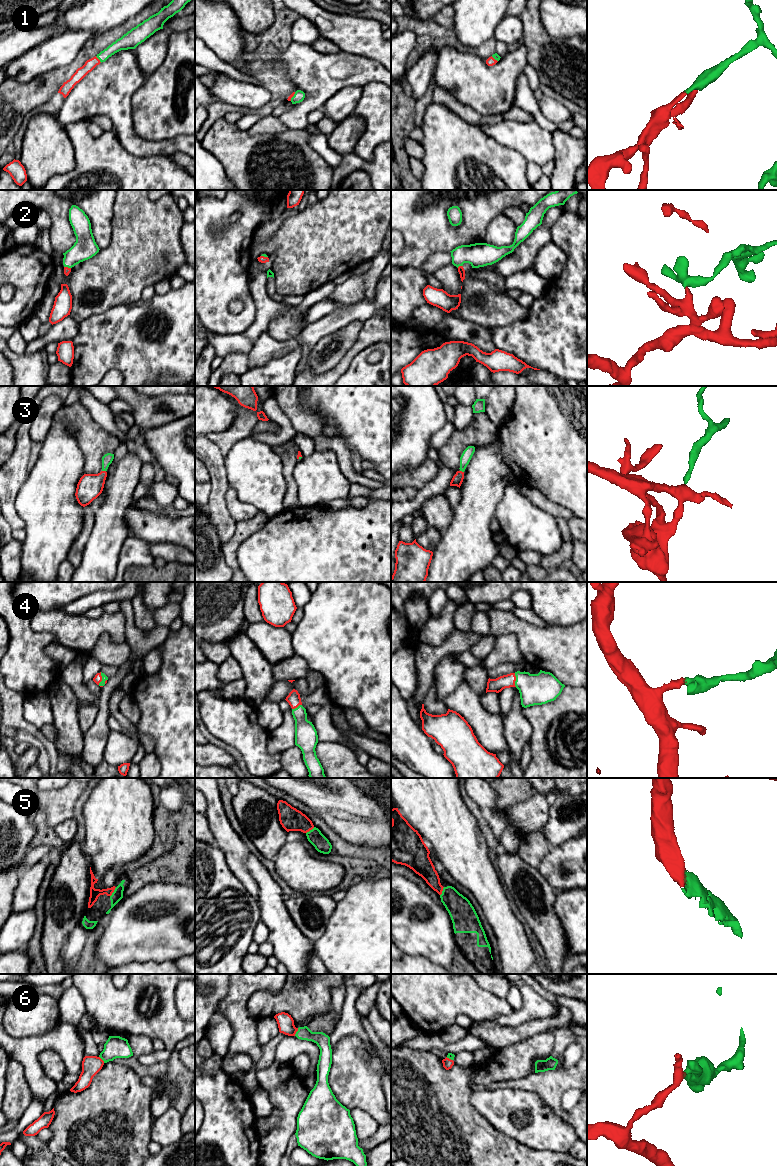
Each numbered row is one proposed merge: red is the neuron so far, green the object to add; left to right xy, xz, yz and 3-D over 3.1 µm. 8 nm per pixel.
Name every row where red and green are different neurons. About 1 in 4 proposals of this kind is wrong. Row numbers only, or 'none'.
none

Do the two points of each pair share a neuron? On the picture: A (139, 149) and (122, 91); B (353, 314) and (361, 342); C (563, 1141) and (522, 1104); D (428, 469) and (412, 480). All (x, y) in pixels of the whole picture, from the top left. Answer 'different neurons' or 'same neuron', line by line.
A: same neuron
B: different neurons
C: same neuron
D: same neuron

